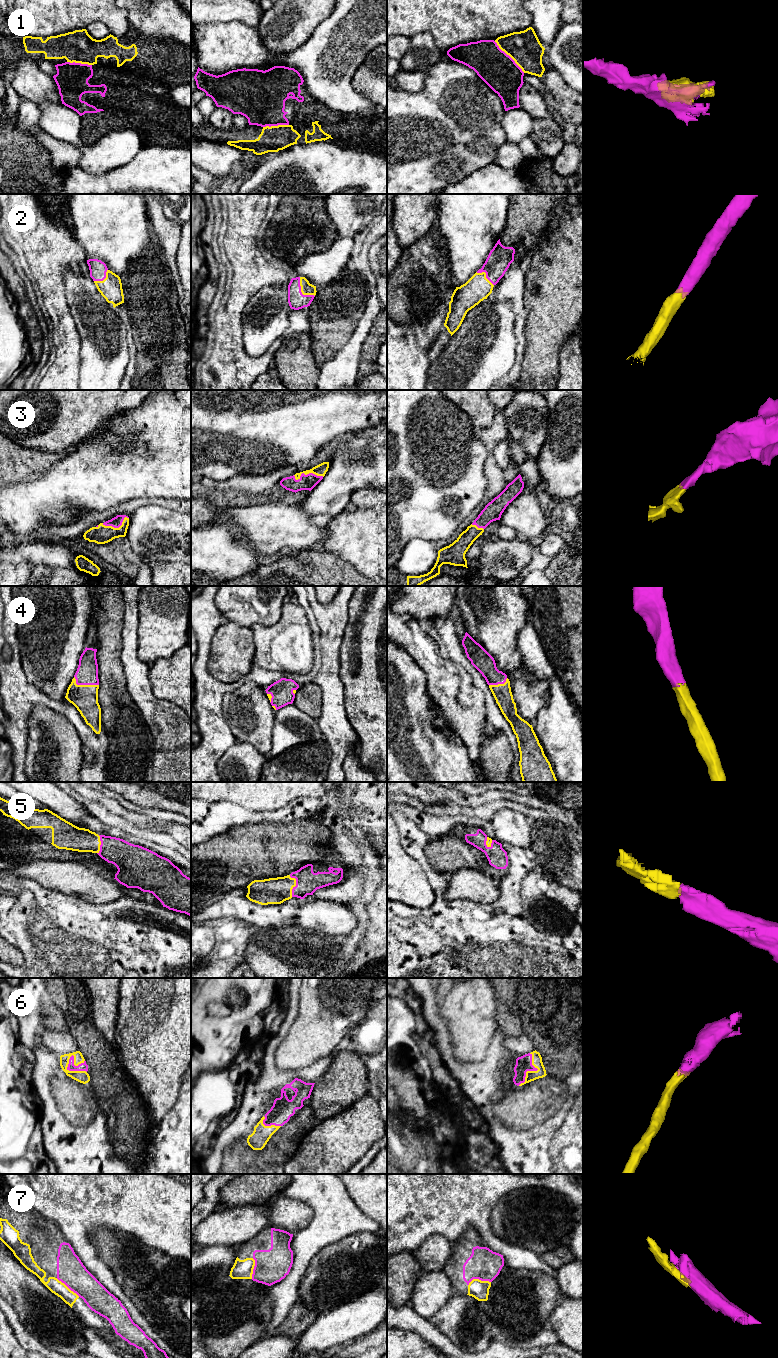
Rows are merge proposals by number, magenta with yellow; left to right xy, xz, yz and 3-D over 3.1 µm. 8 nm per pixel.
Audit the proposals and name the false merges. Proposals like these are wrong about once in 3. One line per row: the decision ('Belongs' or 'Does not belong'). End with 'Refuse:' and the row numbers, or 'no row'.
1: Does not belong
2: Belongs
3: Belongs
4: Belongs
5: Belongs
6: Belongs
7: Belongs
Refuse: 1

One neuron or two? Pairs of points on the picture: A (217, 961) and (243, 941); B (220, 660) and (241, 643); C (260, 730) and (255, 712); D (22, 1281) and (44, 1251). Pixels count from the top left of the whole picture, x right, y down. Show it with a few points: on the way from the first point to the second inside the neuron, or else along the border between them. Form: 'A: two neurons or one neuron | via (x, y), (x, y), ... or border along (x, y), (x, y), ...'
A: one neuron | via (224, 961), (238, 948)
B: one neuron | via (225, 659), (236, 648)
C: one neuron | via (256, 726), (255, 716)
D: two neurons | border along (13, 1254), (46, 1287)

